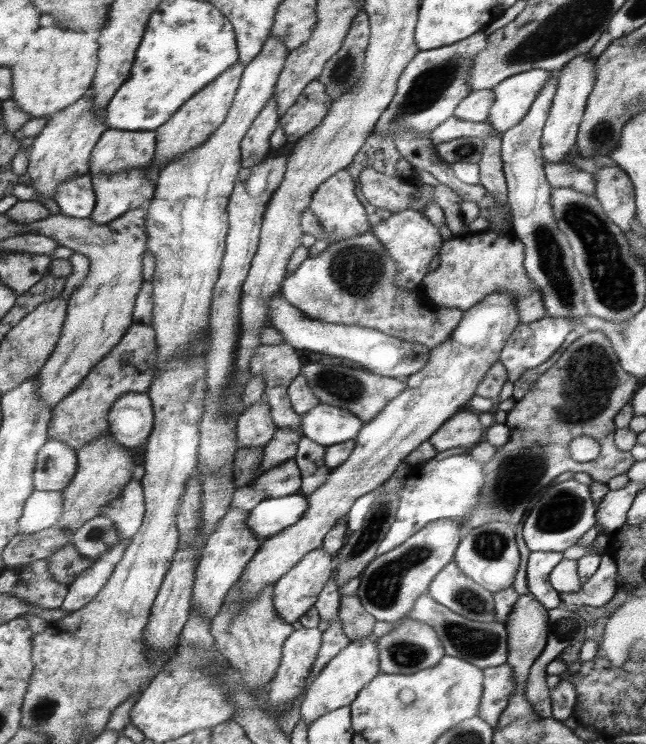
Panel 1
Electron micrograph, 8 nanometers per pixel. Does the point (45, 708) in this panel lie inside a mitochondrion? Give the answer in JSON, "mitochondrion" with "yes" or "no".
{"mitochondrion":"yes"}

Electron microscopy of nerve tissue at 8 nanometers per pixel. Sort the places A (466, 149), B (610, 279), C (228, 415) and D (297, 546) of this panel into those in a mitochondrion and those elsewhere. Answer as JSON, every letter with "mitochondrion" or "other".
{"A":"mitochondrion","B":"mitochondrion","C":"other","D":"other"}

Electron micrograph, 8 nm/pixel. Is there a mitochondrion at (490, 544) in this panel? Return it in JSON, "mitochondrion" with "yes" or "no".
{"mitochondrion":"yes"}

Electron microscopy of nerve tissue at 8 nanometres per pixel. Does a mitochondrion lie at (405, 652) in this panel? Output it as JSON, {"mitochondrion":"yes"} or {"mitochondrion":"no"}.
{"mitochondrion":"yes"}

